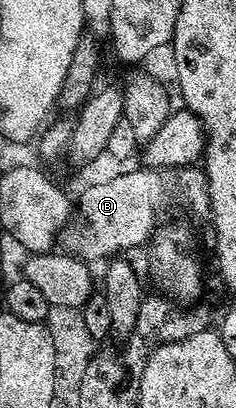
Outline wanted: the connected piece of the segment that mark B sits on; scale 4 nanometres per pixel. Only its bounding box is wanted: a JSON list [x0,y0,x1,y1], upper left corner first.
[61,167,211,263]

